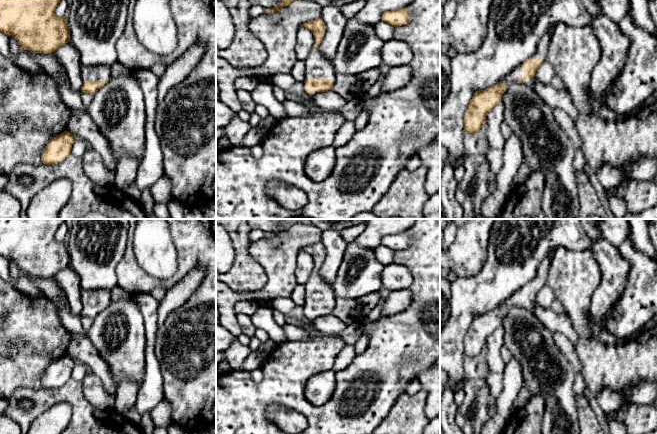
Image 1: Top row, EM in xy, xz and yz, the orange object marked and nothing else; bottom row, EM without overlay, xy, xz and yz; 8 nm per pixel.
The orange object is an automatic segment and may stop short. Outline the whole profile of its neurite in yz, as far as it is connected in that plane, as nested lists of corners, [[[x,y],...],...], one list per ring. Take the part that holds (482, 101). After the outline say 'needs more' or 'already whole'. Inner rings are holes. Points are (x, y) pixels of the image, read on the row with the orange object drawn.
[[[551,27],[544,35],[536,53],[531,58],[506,75],[497,84],[485,90],[476,91],[473,94],[464,116],[465,133],[477,134],[479,132],[480,128],[486,123],[488,112],[501,102],[502,94],[510,84],[518,82],[535,91],[536,71],[546,60],[548,46],[554,28]]] | needs more

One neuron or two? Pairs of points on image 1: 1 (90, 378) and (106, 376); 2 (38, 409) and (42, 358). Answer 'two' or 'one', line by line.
1: two
2: two

